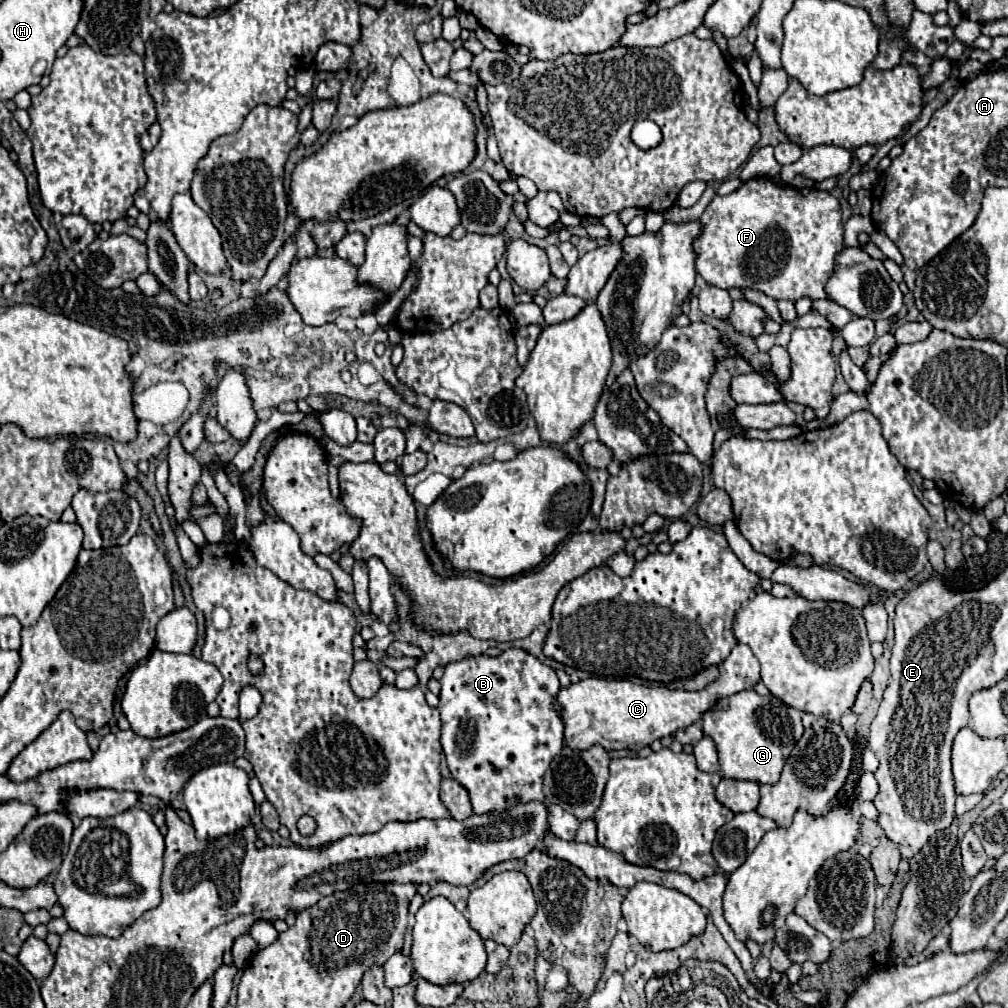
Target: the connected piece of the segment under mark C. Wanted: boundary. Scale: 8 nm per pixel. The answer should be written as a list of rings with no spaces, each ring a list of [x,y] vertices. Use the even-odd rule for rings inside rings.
[[[736,644],[730,656],[720,664],[720,678],[706,686],[702,692],[670,690],[666,686],[642,686],[630,680],[602,680],[588,678],[562,688],[556,696],[560,704],[560,718],[564,722],[564,746],[574,750],[588,750],[600,744],[606,752],[610,750],[642,750],[654,740],[672,736],[680,728],[694,724],[706,710],[724,696],[750,690],[760,682],[760,664],[754,652]]]

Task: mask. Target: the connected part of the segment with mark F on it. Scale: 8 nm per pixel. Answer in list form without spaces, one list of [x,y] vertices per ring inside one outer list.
[[[752,178],[748,182],[744,182],[736,192],[728,194],[728,196],[714,196],[714,200],[710,202],[710,206],[704,210],[704,214],[700,216],[700,222],[704,224],[704,232],[702,236],[696,240],[696,252],[698,252],[698,258],[696,258],[696,272],[712,286],[718,286],[718,288],[750,288],[750,290],[758,290],[758,292],[764,292],[768,298],[772,300],[790,300],[790,302],[796,302],[800,298],[828,298],[826,292],[824,292],[824,286],[826,286],[826,280],[830,278],[830,274],[834,272],[834,256],[842,250],[844,246],[844,238],[842,238],[842,222],[840,222],[840,204],[838,200],[830,194],[830,192],[824,192],[824,190],[814,190],[814,188],[794,188],[794,186],[778,186],[770,180],[764,180],[764,178]]]

